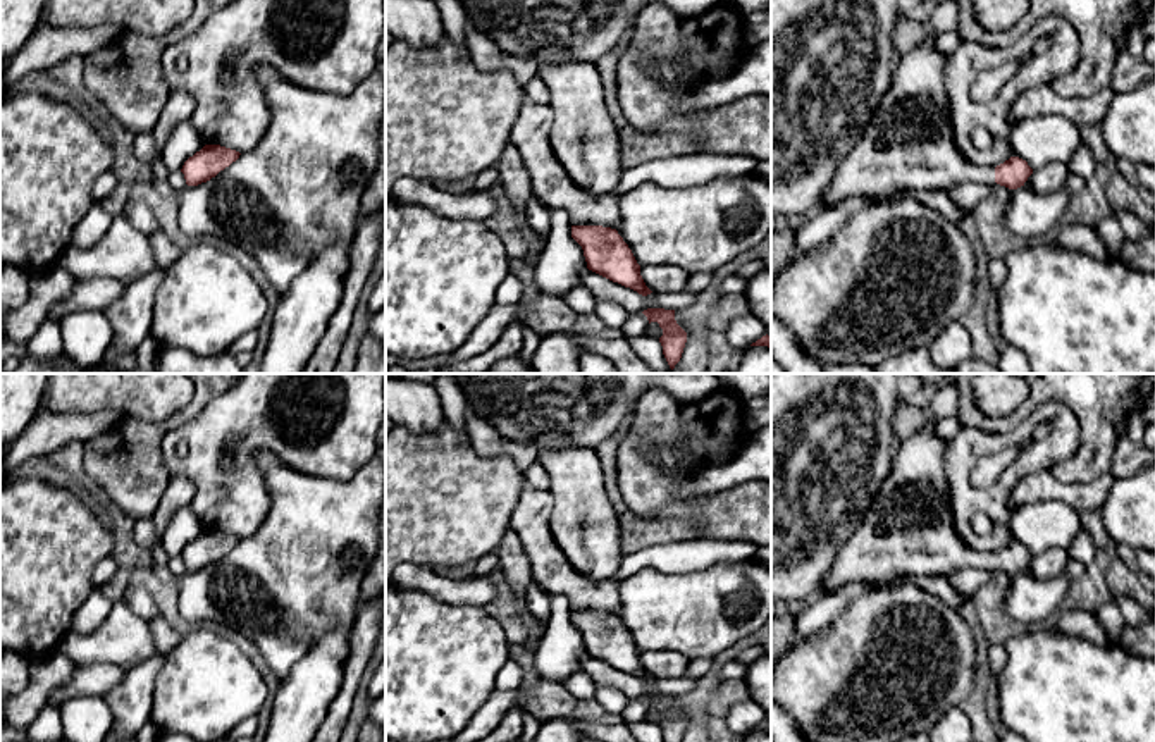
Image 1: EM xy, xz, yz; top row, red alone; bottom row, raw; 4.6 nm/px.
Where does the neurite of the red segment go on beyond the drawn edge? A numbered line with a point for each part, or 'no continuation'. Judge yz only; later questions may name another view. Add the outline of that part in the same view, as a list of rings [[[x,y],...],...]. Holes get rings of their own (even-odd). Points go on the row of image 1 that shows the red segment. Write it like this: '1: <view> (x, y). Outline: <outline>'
1: yz (907, 145). Outline: [[[930,26],[926,28],[928,36],[914,50],[895,55],[888,91],[814,210],[835,207],[852,196],[888,195],[895,189],[942,191],[995,181],[995,169],[971,164],[955,146],[943,84],[947,55],[933,46],[936,36]]]

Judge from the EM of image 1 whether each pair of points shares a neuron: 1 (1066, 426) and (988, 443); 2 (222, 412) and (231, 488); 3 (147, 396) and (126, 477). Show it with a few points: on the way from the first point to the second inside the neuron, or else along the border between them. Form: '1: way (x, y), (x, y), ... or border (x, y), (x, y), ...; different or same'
1: way (1050, 412), (1040, 414), (1016, 438), (1009, 439); same
2: way (216, 431), (216, 469); same
3: border (181, 408), (162, 420), (138, 420), (119, 415); different

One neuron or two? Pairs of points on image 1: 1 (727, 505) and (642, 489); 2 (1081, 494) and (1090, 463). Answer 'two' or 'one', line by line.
1: one
2: two

